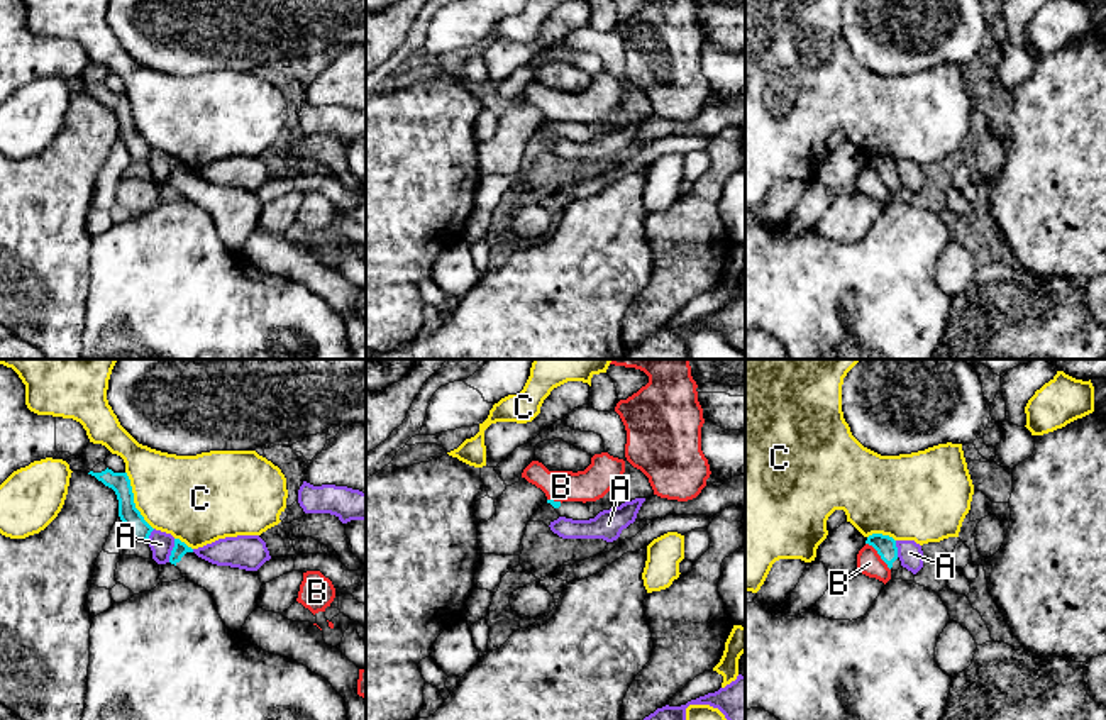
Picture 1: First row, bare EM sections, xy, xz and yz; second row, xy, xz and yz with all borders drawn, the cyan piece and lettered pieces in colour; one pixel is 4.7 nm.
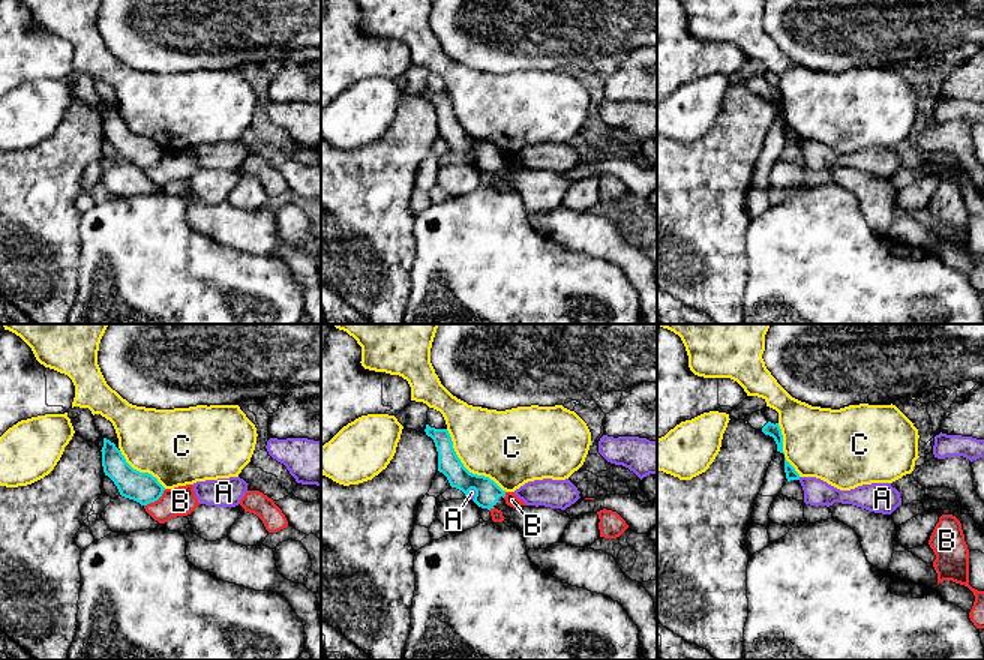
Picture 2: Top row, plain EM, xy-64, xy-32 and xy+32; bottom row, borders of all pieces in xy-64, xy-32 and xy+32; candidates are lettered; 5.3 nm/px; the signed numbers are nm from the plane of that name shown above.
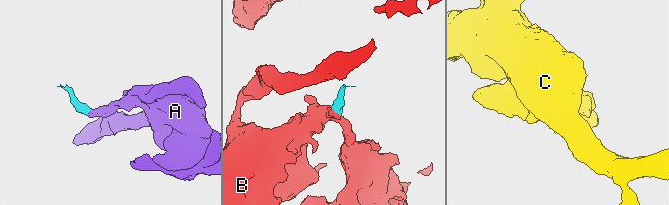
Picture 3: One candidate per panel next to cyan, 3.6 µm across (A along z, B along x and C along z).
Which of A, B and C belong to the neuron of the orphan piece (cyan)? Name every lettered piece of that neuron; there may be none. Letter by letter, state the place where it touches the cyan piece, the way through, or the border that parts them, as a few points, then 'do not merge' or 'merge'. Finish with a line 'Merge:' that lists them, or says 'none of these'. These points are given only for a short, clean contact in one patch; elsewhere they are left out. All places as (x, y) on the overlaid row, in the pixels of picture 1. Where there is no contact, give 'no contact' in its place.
A: contact xy (171, 551); border xy (175, 539), (168, 561); do not merge
B: contact yz (879, 554); border yz (866, 542), (890, 570); do not merge
C: contact xy (132, 500); do not merge
Merge: none of these

